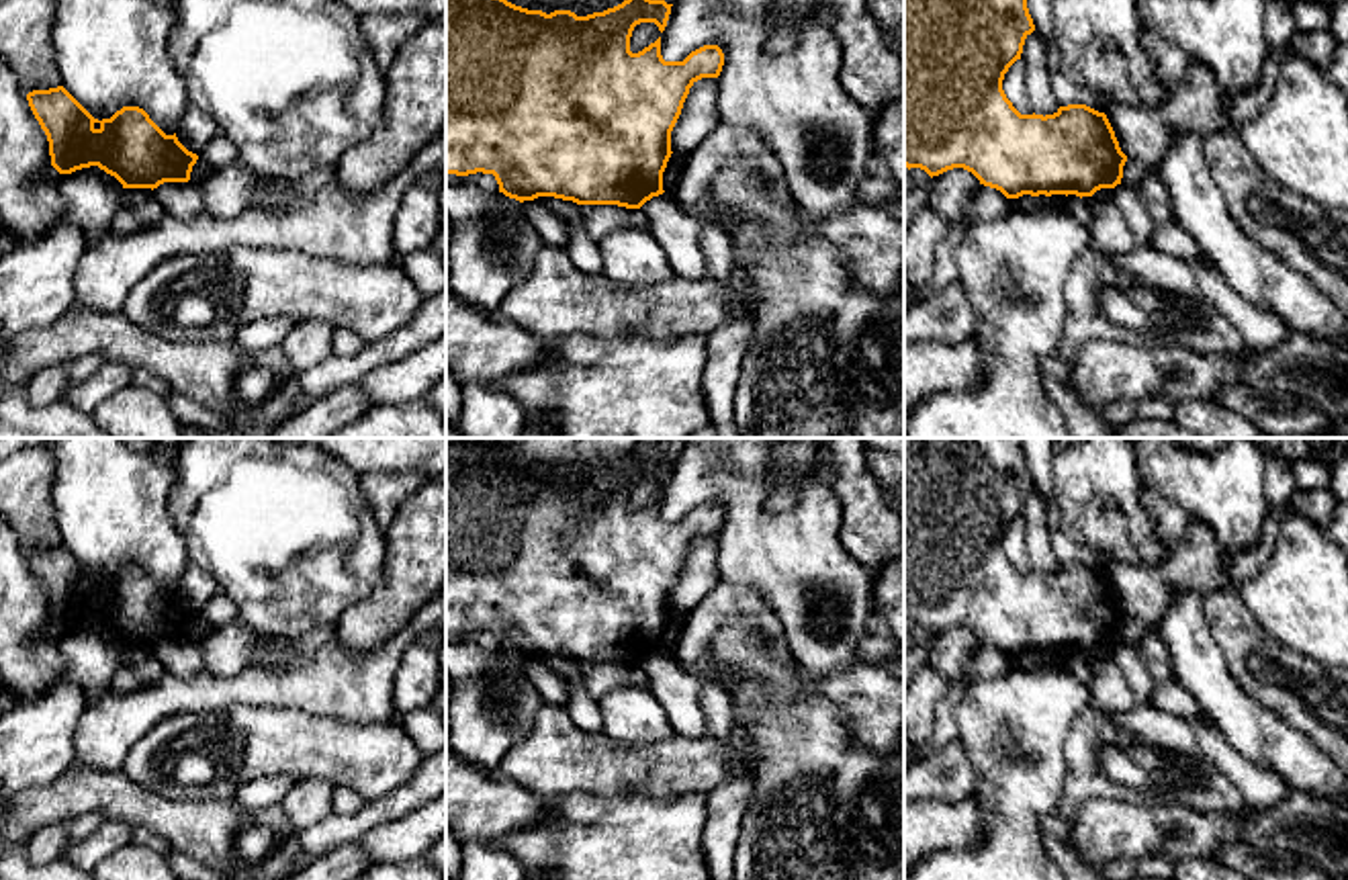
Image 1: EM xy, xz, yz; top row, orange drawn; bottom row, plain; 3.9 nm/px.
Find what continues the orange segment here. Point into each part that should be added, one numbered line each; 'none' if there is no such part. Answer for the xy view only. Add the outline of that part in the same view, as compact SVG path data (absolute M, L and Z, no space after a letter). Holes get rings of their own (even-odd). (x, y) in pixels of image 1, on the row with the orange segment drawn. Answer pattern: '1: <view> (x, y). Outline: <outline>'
none

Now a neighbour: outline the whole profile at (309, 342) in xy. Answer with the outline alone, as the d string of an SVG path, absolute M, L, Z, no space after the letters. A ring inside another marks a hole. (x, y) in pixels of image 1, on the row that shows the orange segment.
M297 321L280 344L288 364L303 372L331 356L333 327L325 321Z

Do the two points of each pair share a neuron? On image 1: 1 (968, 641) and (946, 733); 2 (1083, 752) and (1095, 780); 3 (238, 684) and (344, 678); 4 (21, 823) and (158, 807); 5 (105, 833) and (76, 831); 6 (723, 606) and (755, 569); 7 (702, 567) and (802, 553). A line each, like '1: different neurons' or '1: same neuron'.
1: same neuron
2: same neuron
3: same neuron
4: same neuron
5: different neurons
6: different neurons
7: different neurons

